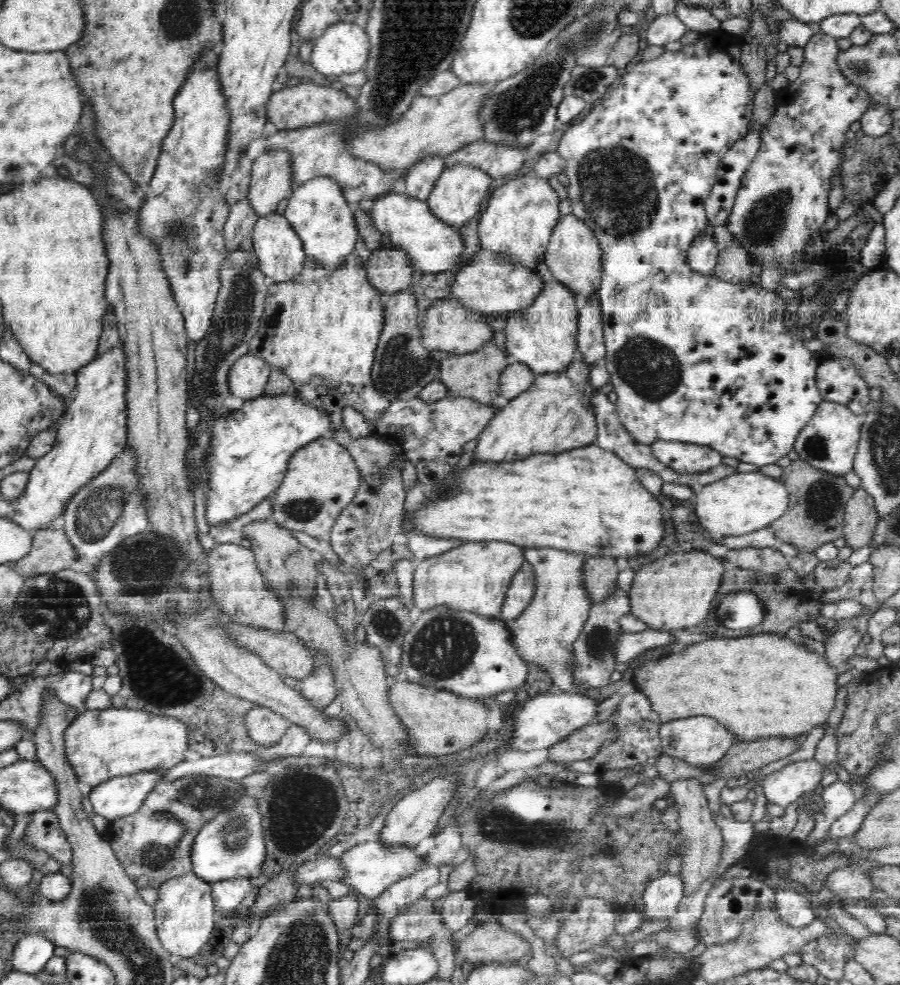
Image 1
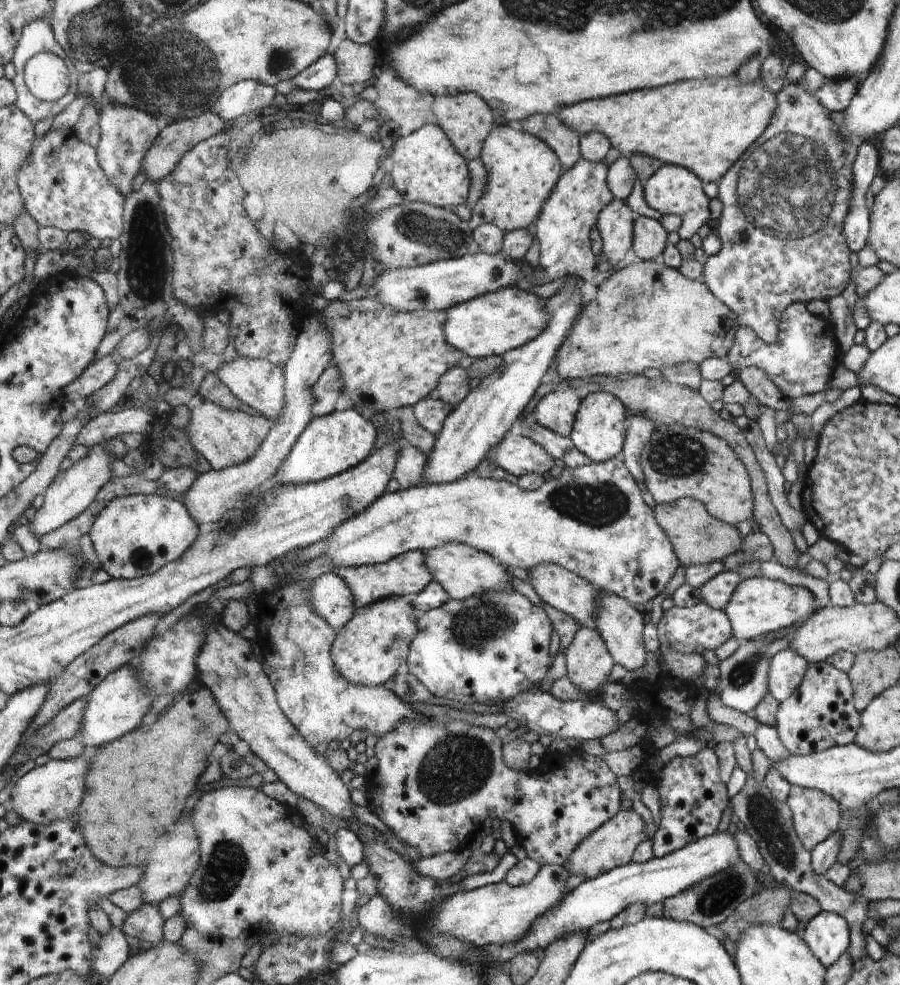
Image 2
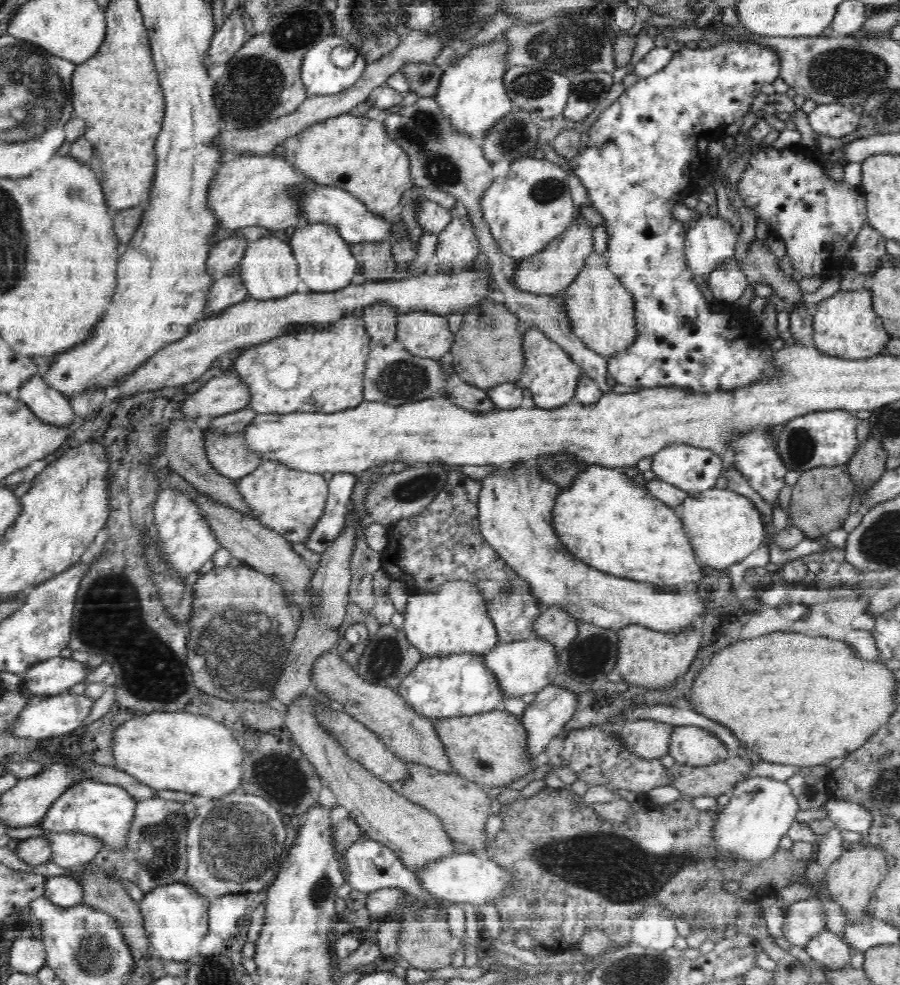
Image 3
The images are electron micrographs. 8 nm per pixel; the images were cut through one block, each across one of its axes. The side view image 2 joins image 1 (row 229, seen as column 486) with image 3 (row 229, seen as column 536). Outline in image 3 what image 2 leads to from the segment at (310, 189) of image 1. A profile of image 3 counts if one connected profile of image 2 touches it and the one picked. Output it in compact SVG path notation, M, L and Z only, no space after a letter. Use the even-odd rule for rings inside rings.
M324 221L301 223L296 226L288 243L293 250L301 282L311 292L334 292L346 288L360 270L349 243L341 237L334 224L326 224Z

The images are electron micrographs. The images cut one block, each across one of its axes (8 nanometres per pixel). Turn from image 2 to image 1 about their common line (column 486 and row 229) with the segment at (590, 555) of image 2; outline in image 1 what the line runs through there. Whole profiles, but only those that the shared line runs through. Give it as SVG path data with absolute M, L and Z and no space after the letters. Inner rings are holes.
M533 172L525 176L513 175L509 177L506 184L493 190L490 198L488 198L486 210L477 217L480 248L502 254L516 266L536 270L538 264L544 261L543 254L547 251L551 232L554 230L554 226L558 224L560 202L561 199L547 180L536 176Z

